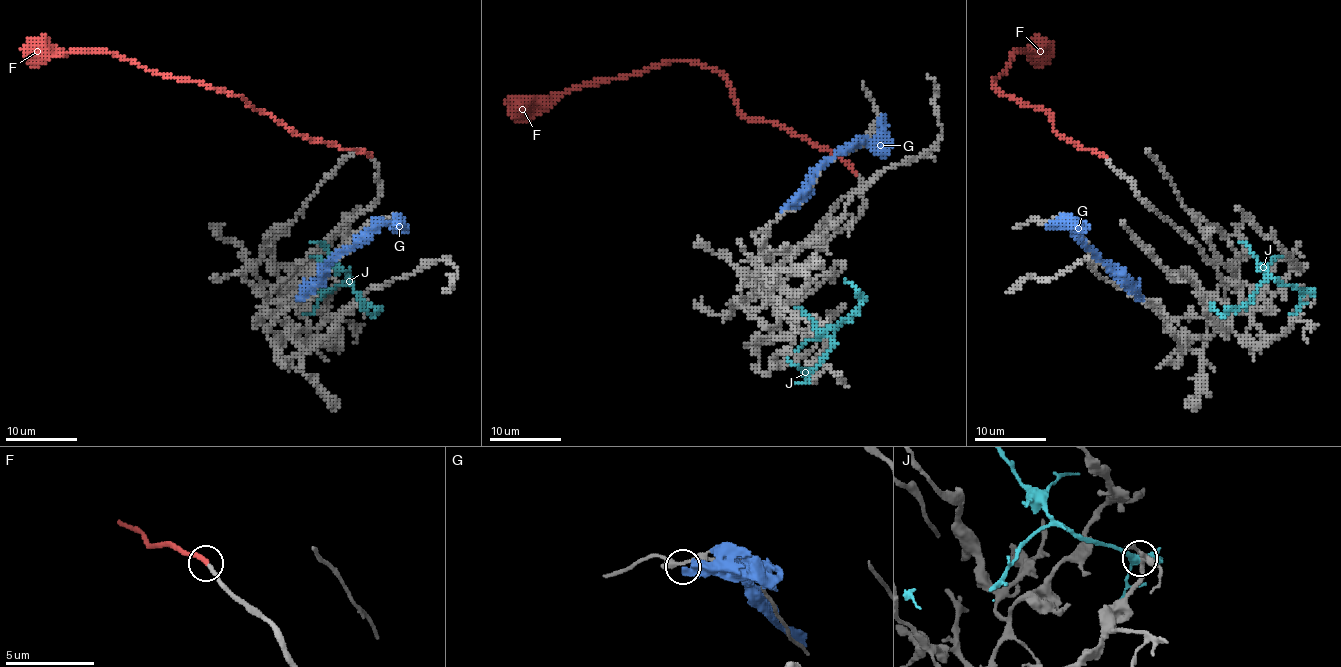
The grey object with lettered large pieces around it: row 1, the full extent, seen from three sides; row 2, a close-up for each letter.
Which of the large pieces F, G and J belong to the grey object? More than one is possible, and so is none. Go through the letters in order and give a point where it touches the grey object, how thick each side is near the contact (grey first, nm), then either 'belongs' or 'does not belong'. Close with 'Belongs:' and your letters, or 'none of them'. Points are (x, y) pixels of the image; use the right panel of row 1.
F: (1104, 157) | 240/280 nm | belongs
G: (1047, 223) | 220/440 nm | does not belong
J: (1306, 292) | 220/340 nm | does not belong
Belongs: F

